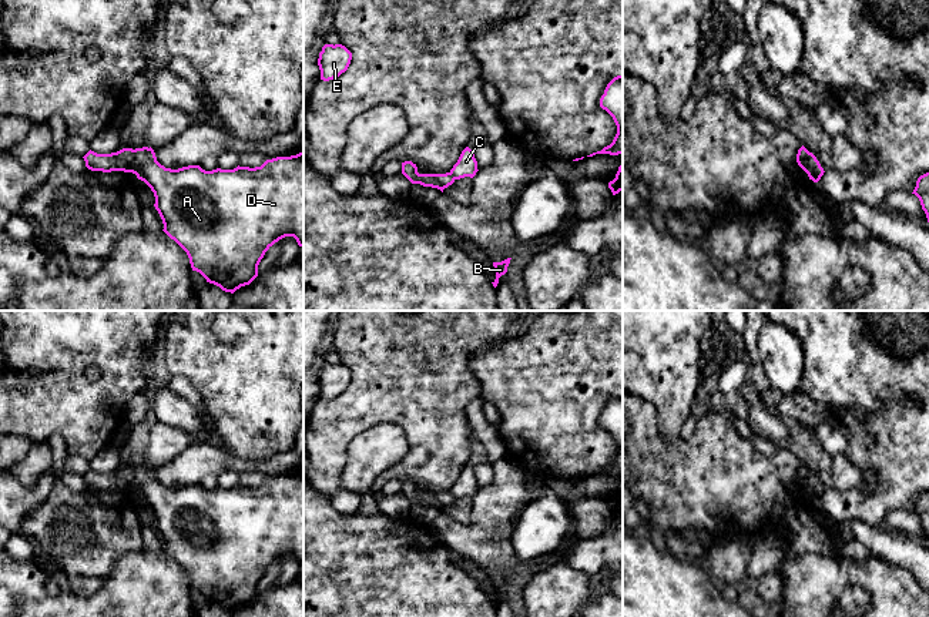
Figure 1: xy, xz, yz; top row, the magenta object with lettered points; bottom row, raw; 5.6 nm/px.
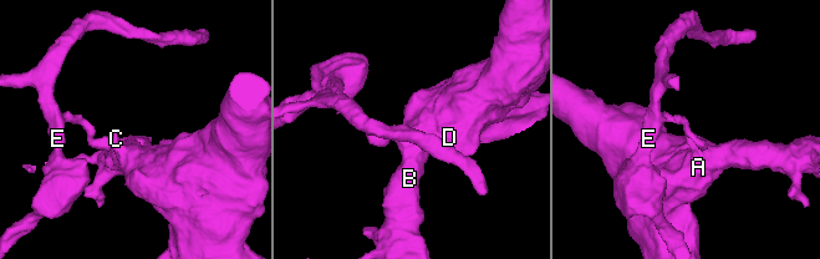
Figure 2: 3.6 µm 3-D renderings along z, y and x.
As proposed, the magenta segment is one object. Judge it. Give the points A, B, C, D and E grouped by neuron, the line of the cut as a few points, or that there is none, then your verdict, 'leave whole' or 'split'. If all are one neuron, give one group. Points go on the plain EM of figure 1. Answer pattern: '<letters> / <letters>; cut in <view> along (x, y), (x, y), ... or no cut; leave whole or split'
A B C D / E; cut in xy along (133, 469), (136, 492); split

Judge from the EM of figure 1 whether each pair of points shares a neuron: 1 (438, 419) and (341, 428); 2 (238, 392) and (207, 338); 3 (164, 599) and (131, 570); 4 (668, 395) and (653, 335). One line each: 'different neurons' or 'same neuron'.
1: same neuron
2: same neuron
3: same neuron
4: same neuron

